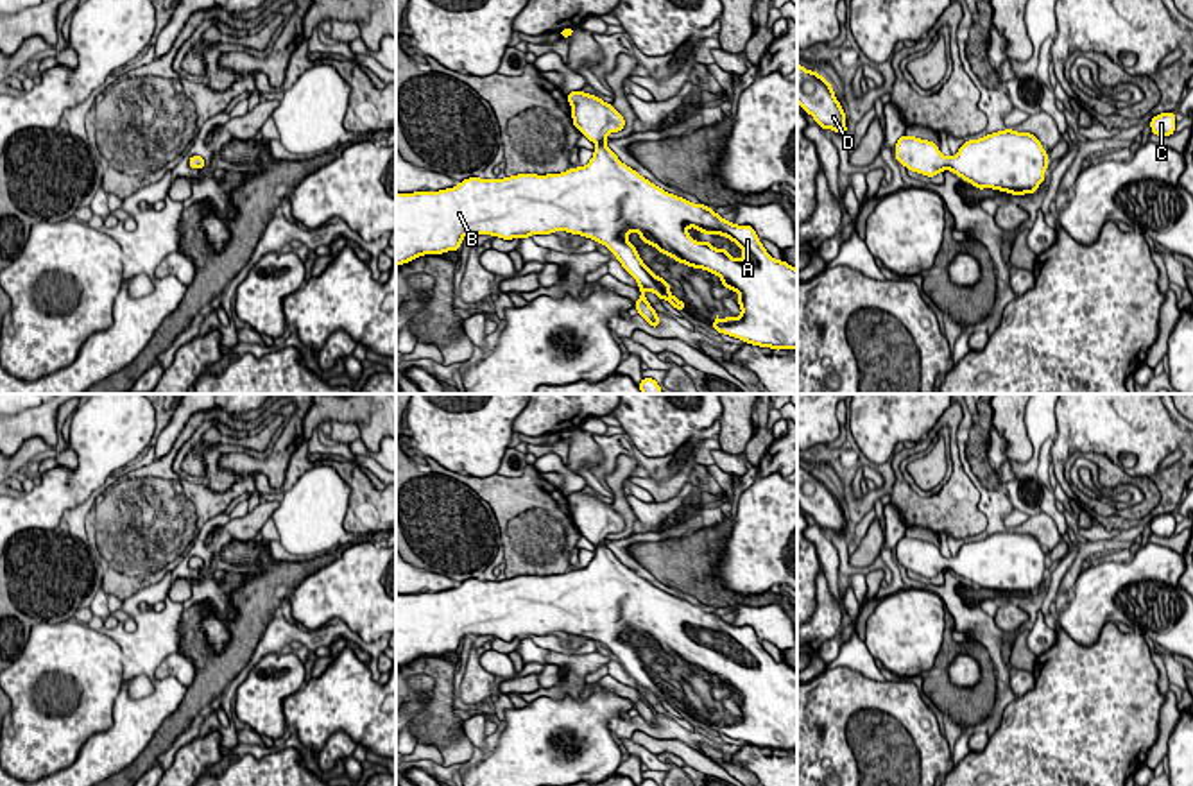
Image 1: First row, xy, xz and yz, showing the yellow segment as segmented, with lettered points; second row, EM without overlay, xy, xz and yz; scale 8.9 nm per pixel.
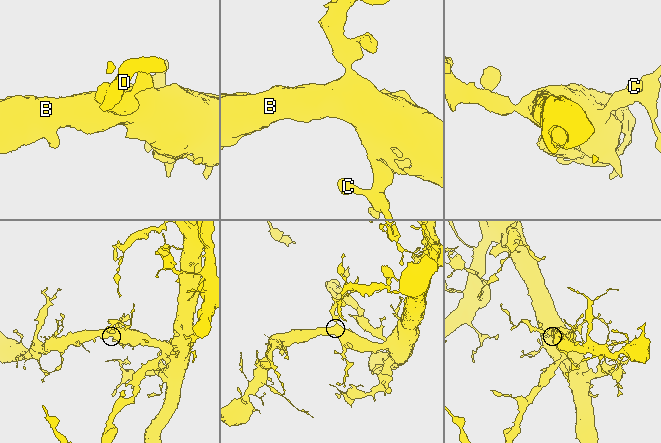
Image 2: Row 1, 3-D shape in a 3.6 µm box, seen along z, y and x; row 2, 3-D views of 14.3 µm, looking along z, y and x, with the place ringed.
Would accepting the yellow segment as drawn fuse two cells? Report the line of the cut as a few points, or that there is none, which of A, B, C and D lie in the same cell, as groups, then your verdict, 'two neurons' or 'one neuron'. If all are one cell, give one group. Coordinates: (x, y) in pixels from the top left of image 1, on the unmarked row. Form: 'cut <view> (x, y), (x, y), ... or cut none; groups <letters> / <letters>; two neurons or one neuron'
cut none; groups A B C D; one neuron

